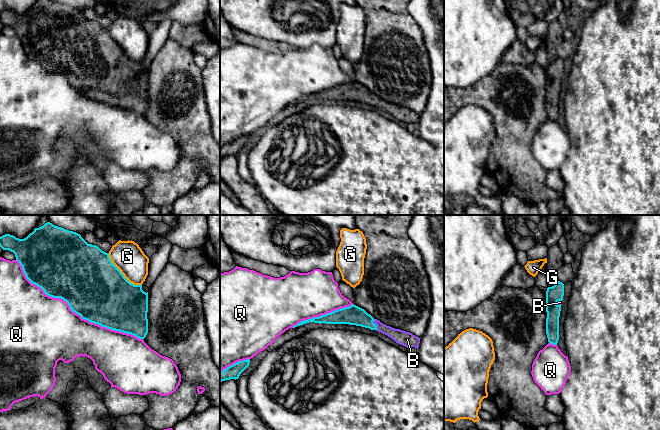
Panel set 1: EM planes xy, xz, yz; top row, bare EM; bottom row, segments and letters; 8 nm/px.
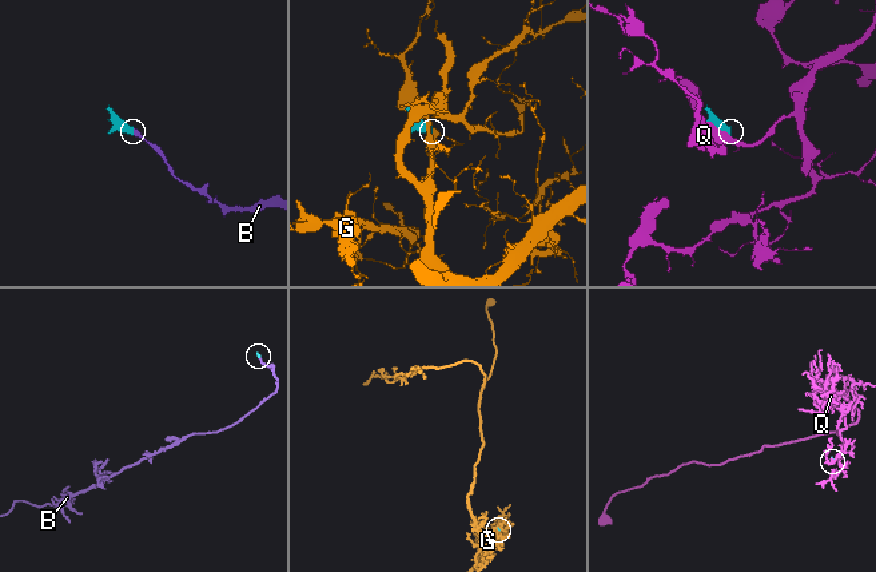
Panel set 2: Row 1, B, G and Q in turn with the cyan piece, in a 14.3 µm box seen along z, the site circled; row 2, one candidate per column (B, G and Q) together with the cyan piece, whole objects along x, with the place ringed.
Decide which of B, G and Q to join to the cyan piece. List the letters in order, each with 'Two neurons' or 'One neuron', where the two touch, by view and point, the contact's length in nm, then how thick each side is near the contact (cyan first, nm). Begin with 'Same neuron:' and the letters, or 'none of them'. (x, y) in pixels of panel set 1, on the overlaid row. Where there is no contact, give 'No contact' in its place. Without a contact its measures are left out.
Same neuron: B
B: One neuron. Touches cyan at xz (376, 325). Shared border 100 nm. Thickness 160 nm (cyan) against 120 nm
G: Two neurons. Touches cyan at xy (121, 273). Shared border 380 nm. Thickness 500 nm (cyan) against 240 nm
Q: Two neurons. Touches cyan at xy (74, 311). Shared border 1200 nm. Thickness 500 nm (cyan) against 480 nm

